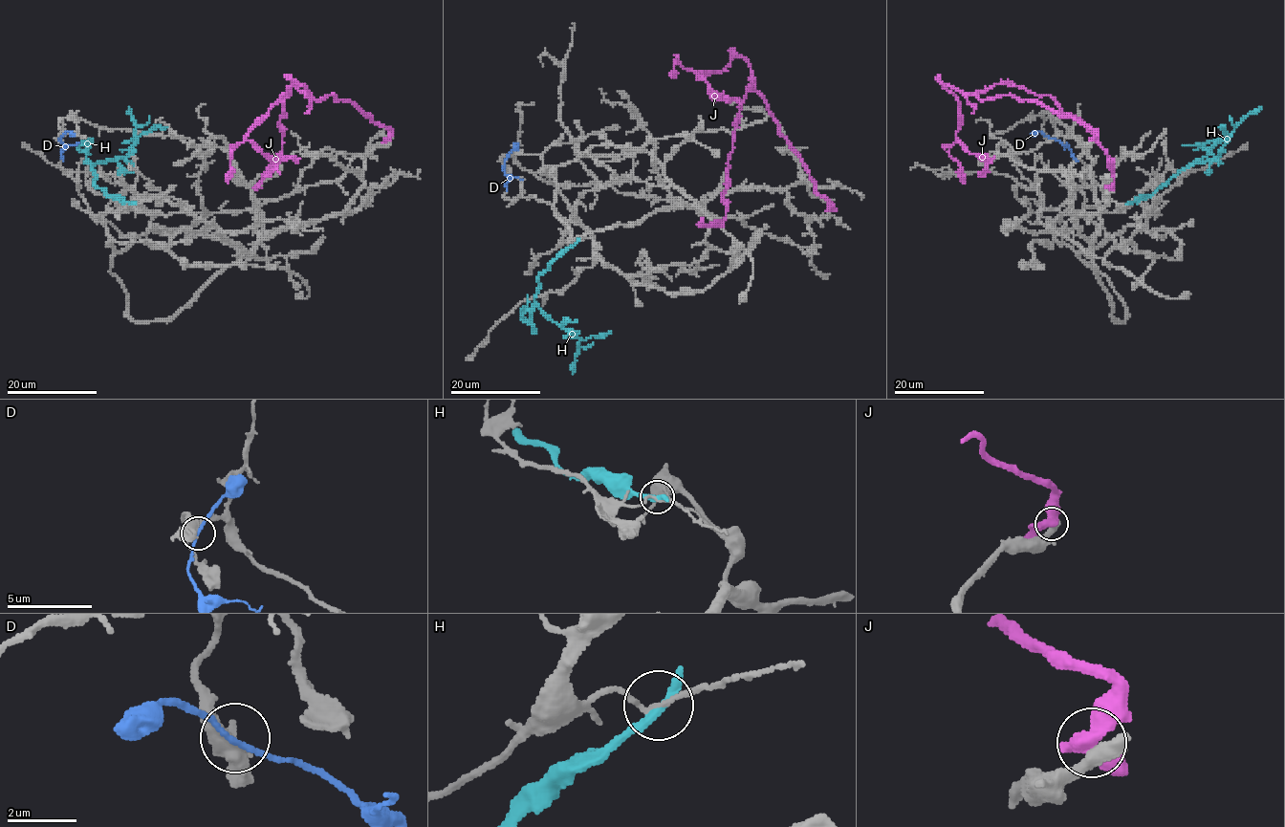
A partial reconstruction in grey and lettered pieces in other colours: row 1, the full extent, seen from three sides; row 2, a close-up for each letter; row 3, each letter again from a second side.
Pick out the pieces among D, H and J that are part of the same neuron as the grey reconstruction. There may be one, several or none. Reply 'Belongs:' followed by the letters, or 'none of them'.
Belongs: D

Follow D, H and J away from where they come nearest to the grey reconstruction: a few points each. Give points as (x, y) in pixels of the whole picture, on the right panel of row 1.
D: (1047, 135), (1060, 141), (1078, 160)
H: (1129, 202), (1147, 197), (1191, 164), (1212, 160), (1240, 121), (1261, 106)
J: (1094, 139), (1078, 119), (1035, 101), (978, 95), (1000, 83), (1050, 96), (1103, 149), (1113, 175), (1104, 186)

